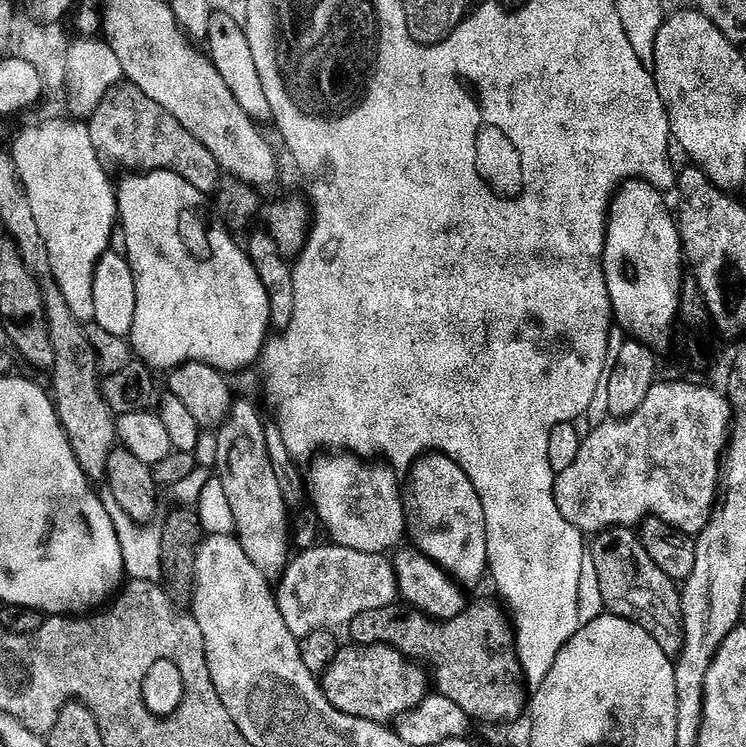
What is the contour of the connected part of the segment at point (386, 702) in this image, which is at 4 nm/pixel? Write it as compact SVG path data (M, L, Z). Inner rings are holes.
M381 644L347 647L339 649L332 664L322 675L324 696L342 714L387 725L392 722L388 720L399 721L428 699L430 676L419 663Z

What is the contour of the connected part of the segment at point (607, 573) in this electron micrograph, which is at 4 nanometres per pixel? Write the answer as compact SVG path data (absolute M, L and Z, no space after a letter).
M604 534L593 539L590 557L597 574L597 590L605 613L634 622L646 630L662 646L670 658L680 655L684 649L684 616L680 612L681 589L677 581L666 578L650 558L643 543L632 540L615 540L615 535Z

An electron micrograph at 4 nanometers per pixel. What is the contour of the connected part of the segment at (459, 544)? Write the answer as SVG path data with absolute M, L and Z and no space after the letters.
M425 454L415 461L411 465L410 471L412 473L408 476L408 484L403 485L402 492L406 497L404 500L404 511L406 513L406 532L410 537L412 536L411 543L414 545L417 552L420 552L424 556L429 556L433 562L443 568L449 576L455 578L457 583L464 586L469 586L468 584L476 584L480 579L485 579L487 575L488 566L488 551L486 550L486 530L484 529L484 515L482 514L482 502L478 498L478 494L474 490L474 486L470 482L470 478L466 478L466 474L462 470L462 466L458 466L449 456L441 456L439 454Z

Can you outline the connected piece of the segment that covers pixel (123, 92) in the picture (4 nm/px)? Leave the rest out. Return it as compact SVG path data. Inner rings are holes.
M116 86L106 93L104 100L97 110L87 121L88 137L92 143L92 148L101 161L109 160L112 164L117 164L120 168L125 168L128 174L147 174L149 172L172 172L173 175L184 180L194 190L201 194L212 194L216 191L216 185L222 179L220 167L216 164L216 159L185 130L178 121L162 106L158 106L150 98L146 98L137 88L131 86Z

